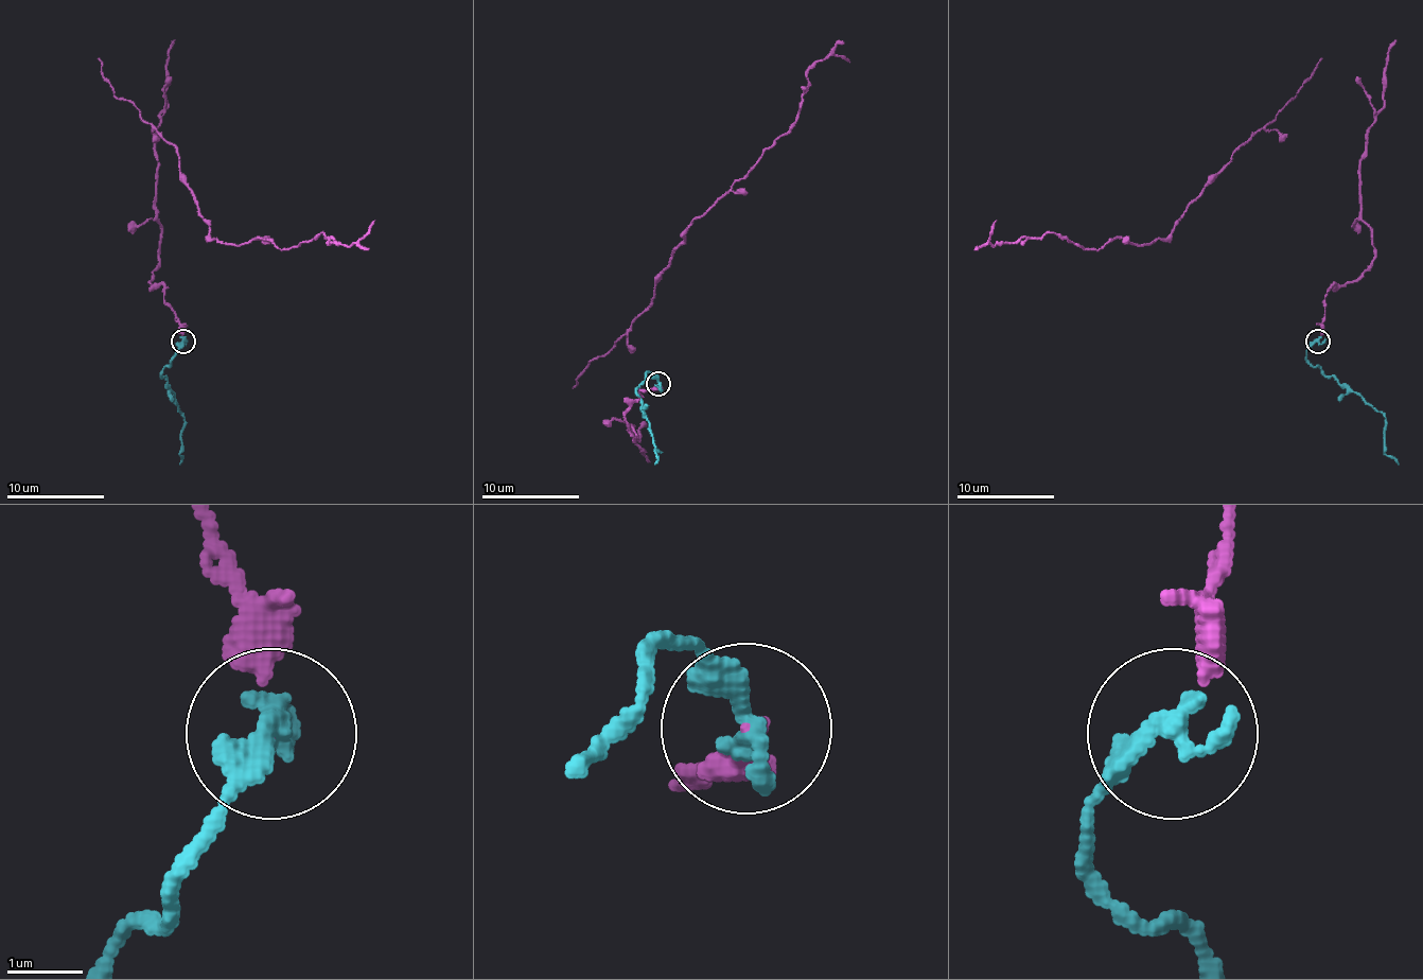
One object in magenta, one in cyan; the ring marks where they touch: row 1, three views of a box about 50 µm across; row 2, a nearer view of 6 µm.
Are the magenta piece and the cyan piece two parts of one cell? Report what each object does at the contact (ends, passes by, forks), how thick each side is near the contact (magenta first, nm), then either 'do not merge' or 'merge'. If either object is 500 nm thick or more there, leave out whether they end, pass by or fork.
magenta ends there; cyan ends there; 70 nm thick on the magenta side, 400 nm on the other; do not merge

